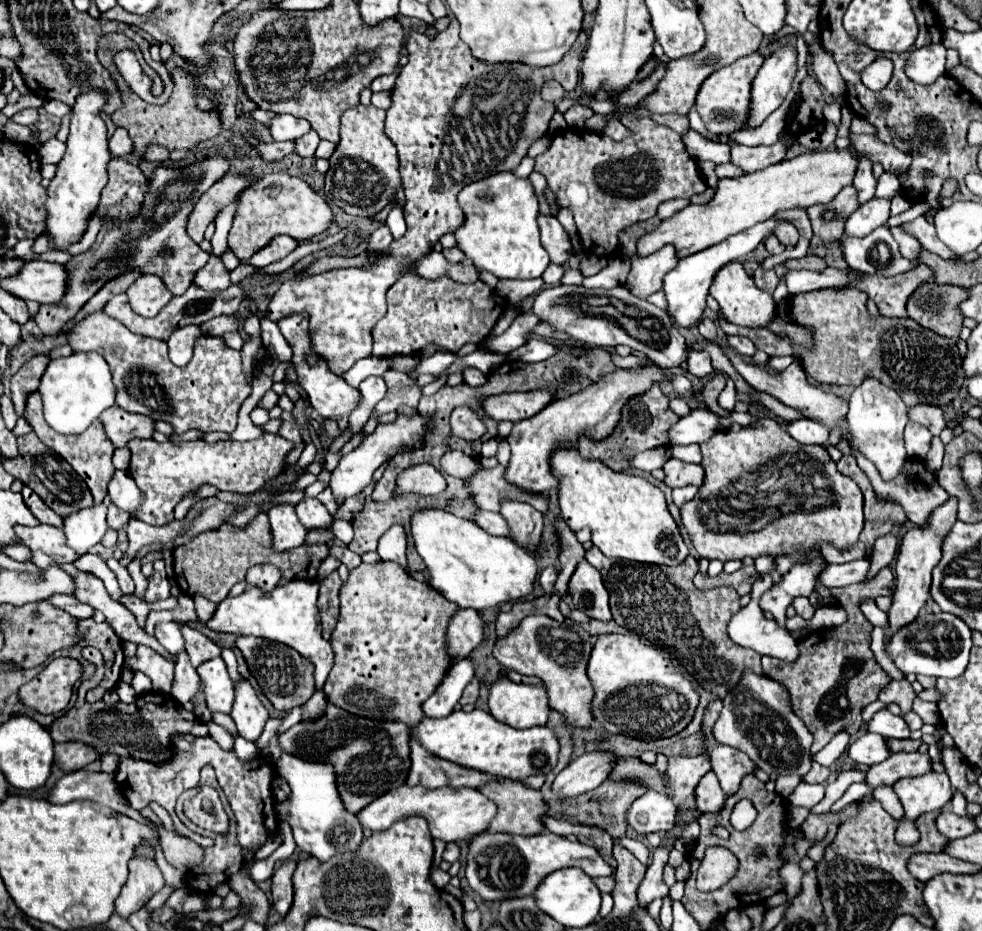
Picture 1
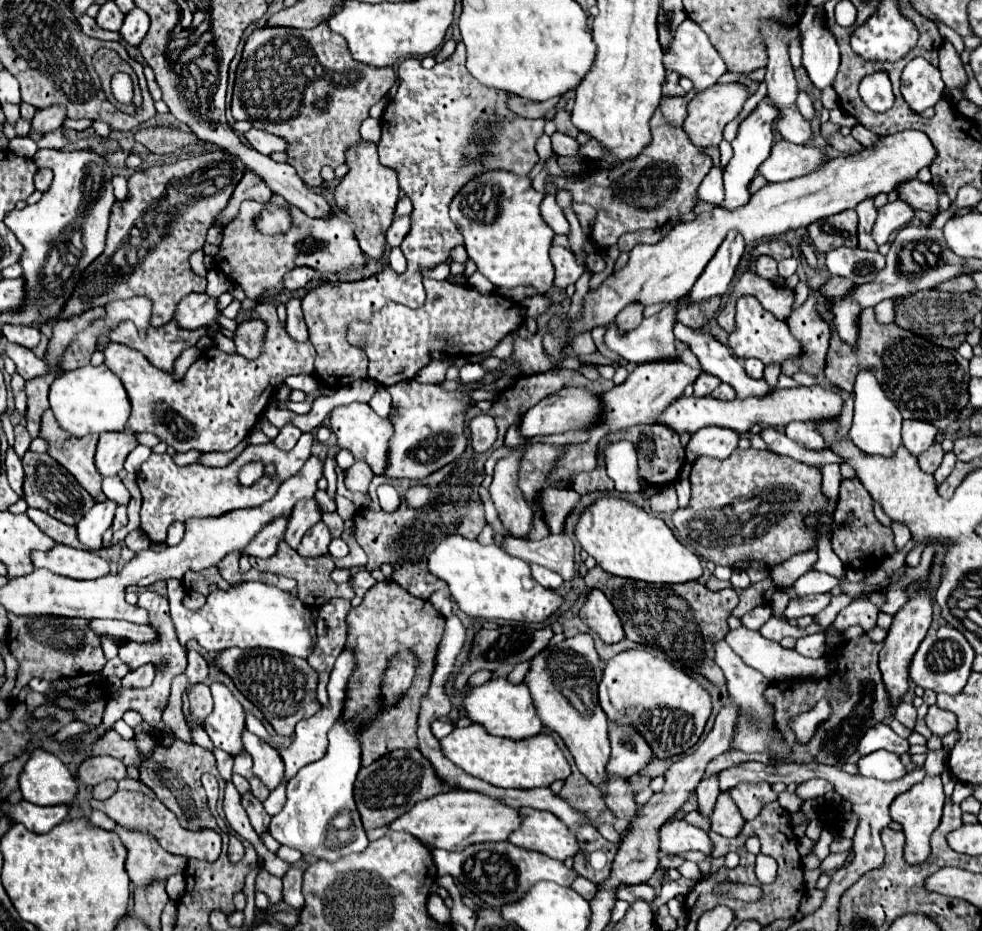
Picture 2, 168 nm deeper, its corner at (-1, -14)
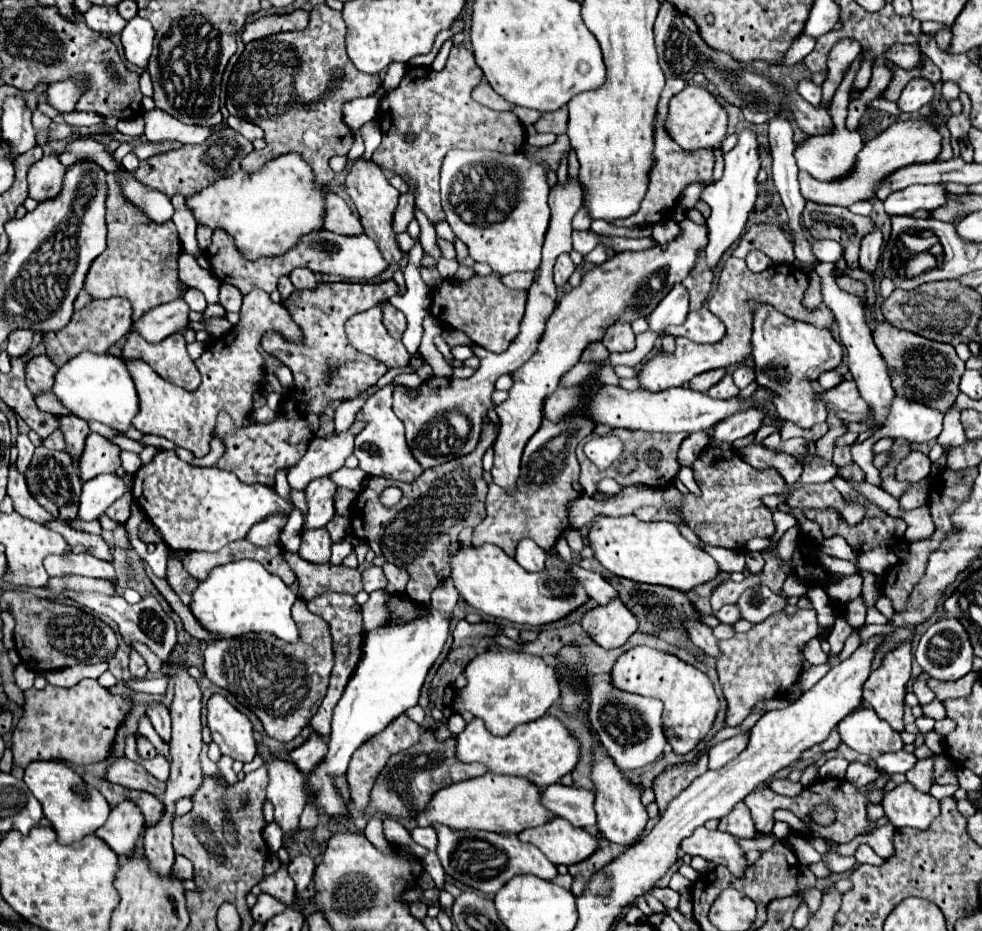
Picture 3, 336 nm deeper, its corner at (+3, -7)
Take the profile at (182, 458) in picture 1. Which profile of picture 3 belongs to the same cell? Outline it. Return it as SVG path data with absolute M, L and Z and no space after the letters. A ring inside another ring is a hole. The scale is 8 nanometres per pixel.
M157 451L153 461L141 465L133 477L131 493L163 535L163 541L173 549L203 543L203 551L219 551L227 543L243 539L251 525L267 515L291 511L289 503L269 487L261 483L245 485L237 475L217 467L193 467L183 463L175 451Z

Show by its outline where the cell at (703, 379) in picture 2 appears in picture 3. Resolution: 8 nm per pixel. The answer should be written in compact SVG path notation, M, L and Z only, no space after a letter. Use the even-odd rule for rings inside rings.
M713 369L713 371L705 371L697 377L693 377L689 381L689 387L695 389L695 391L701 391L701 393L707 393L709 387L713 387L713 383L719 383L721 377L725 375L725 369Z

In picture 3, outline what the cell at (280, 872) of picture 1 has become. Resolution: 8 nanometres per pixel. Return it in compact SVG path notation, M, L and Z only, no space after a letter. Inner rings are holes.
M299 855L289 863L289 875L295 881L295 891L301 893L311 883L311 875L315 869L315 861L307 855Z

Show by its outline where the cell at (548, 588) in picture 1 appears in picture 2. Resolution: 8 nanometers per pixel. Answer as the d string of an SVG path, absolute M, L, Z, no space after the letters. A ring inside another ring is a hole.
M531 564L531 576L545 588L557 590L563 584L563 578L557 572L553 572L549 568L543 568L543 566L537 566L537 564Z

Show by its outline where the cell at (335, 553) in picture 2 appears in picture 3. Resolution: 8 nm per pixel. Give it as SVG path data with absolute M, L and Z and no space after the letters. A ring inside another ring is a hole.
M345 535L341 541L337 541L337 543L333 543L333 547L331 547L331 561L333 563L341 563L351 551L353 551L353 545L351 545L351 539L353 539L353 535Z

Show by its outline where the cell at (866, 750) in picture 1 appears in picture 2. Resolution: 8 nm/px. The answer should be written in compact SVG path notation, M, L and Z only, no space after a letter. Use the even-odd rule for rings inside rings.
M877 750L869 756L863 756L859 762L859 774L871 776L879 780L897 780L907 774L907 768L901 764L897 754L889 754L885 750Z

